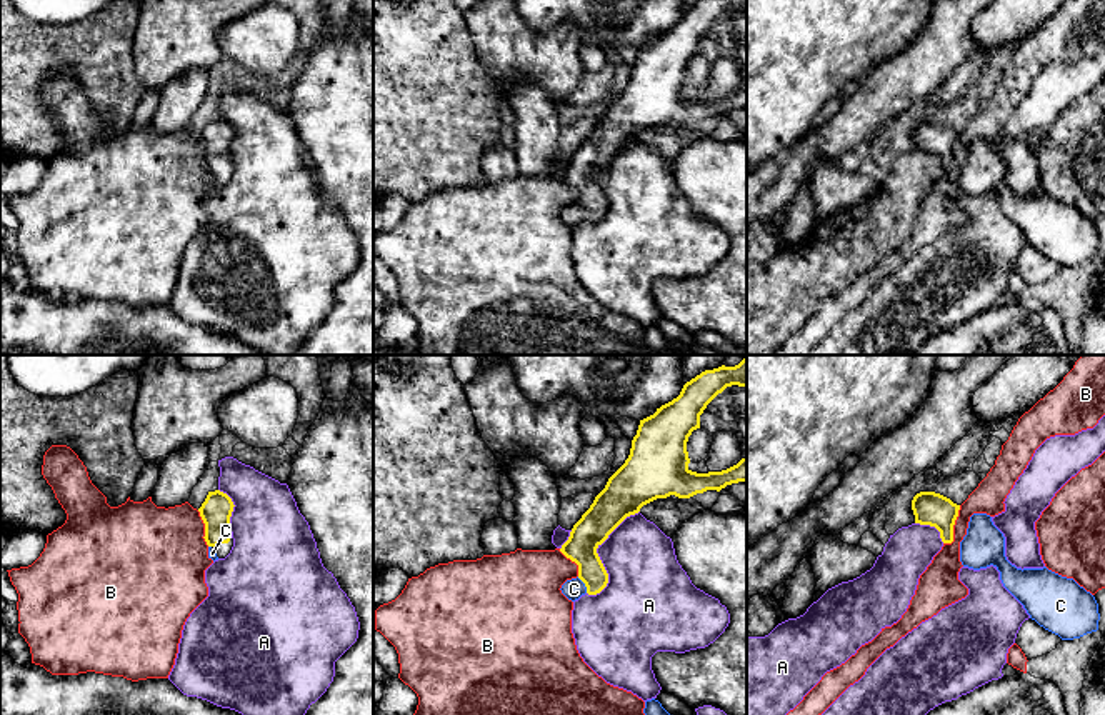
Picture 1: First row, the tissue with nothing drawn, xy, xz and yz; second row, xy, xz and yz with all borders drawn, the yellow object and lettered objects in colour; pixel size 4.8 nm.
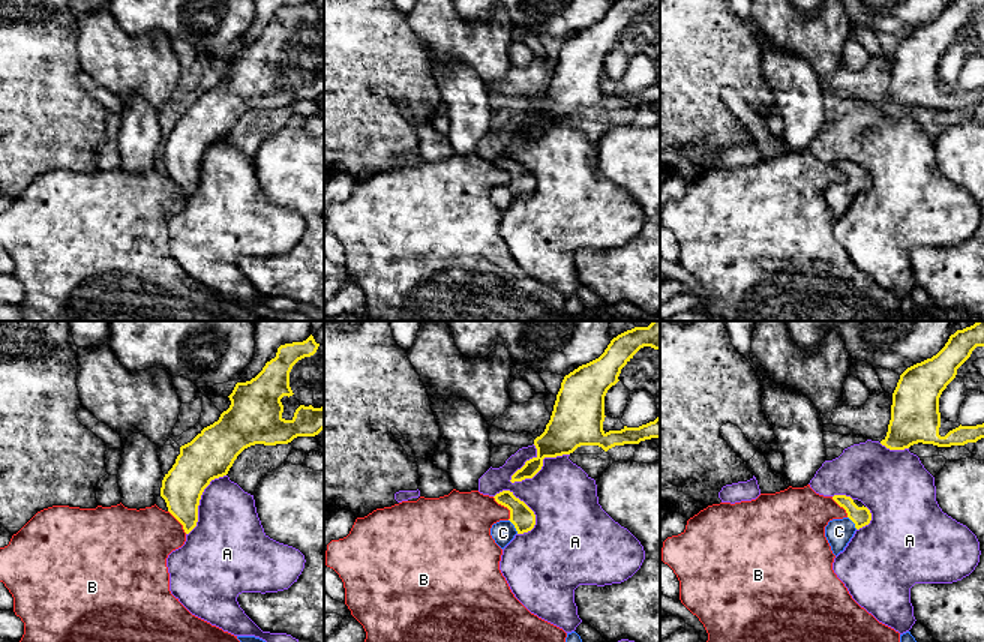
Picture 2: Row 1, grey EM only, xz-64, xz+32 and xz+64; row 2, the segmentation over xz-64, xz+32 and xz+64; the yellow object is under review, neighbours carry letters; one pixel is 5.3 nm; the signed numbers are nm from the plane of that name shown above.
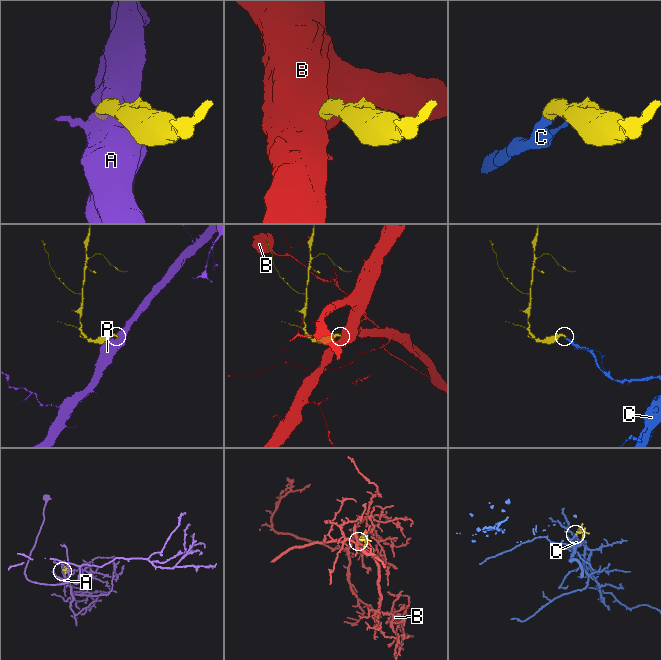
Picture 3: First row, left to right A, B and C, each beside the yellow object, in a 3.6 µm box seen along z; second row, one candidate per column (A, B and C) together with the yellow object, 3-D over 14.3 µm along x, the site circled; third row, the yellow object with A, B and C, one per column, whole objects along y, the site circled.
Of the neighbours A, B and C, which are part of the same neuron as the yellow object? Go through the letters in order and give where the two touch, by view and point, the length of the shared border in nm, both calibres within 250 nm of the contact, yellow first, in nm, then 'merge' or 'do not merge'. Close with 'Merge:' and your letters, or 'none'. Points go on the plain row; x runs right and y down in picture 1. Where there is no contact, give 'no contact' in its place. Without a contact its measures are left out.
A: xz (597, 180) | 480 nm | 180/360 nm | do not merge
B: yz (952, 154) | 200 nm | 160/160 nm | do not merge
C: xz (585, 212) | 90 nm | 160/100 nm | merge
Merge: C

